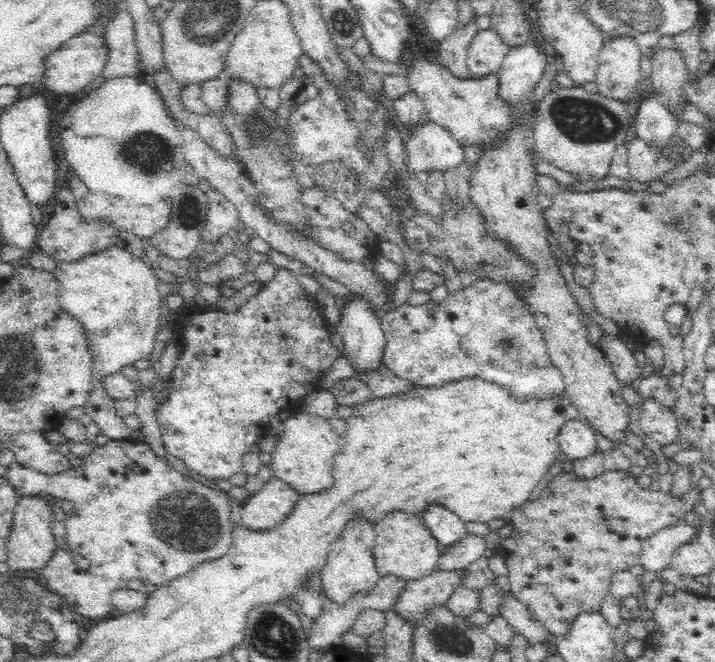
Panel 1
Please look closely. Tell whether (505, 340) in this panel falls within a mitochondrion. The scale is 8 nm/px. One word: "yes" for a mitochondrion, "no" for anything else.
yes

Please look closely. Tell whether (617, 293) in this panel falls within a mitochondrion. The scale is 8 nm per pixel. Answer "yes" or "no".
no

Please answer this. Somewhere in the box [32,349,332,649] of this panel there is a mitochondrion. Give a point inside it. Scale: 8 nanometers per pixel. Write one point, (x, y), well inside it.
(187, 522)

